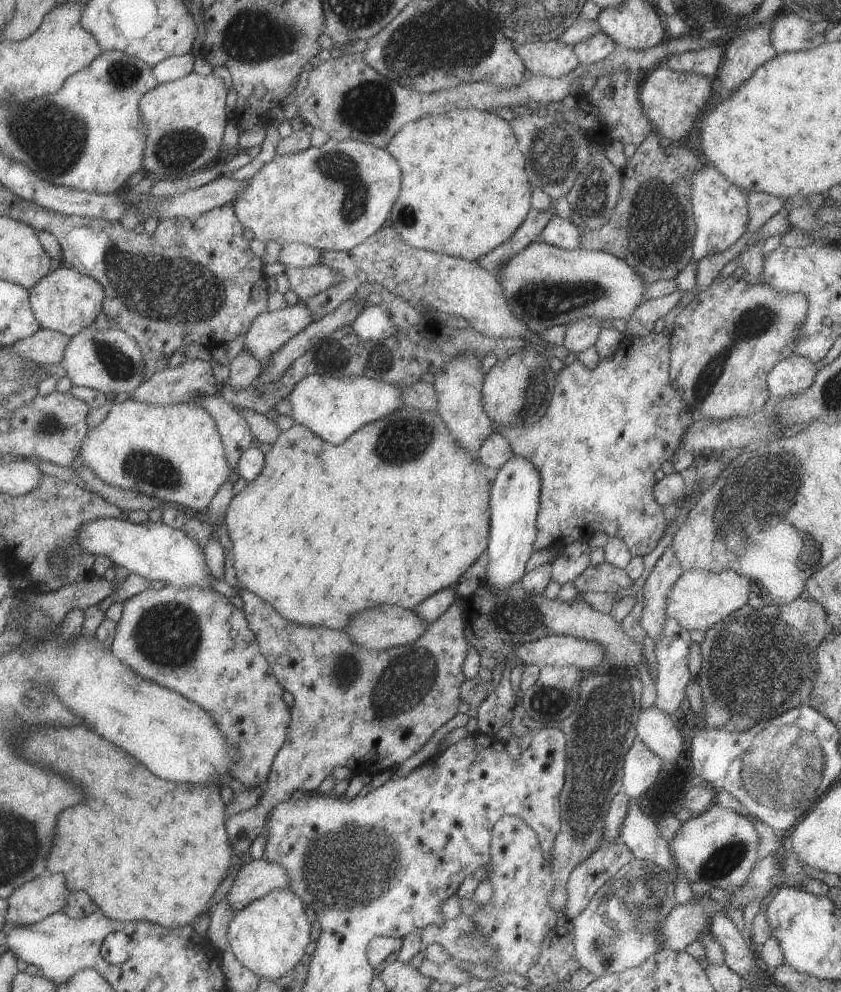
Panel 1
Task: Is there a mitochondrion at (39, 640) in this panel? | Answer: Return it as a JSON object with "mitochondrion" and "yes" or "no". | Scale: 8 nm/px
{"mitochondrion":"no"}

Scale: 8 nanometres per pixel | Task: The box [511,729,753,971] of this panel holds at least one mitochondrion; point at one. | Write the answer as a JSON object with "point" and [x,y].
{"point":[720,864]}

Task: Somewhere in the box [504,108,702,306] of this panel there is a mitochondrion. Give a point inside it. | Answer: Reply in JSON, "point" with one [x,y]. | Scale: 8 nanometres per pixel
{"point":[657,233]}

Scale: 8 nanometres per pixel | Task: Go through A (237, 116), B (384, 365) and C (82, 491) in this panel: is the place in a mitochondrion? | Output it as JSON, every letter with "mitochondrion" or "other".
{"A":"other","B":"other","C":"other"}

